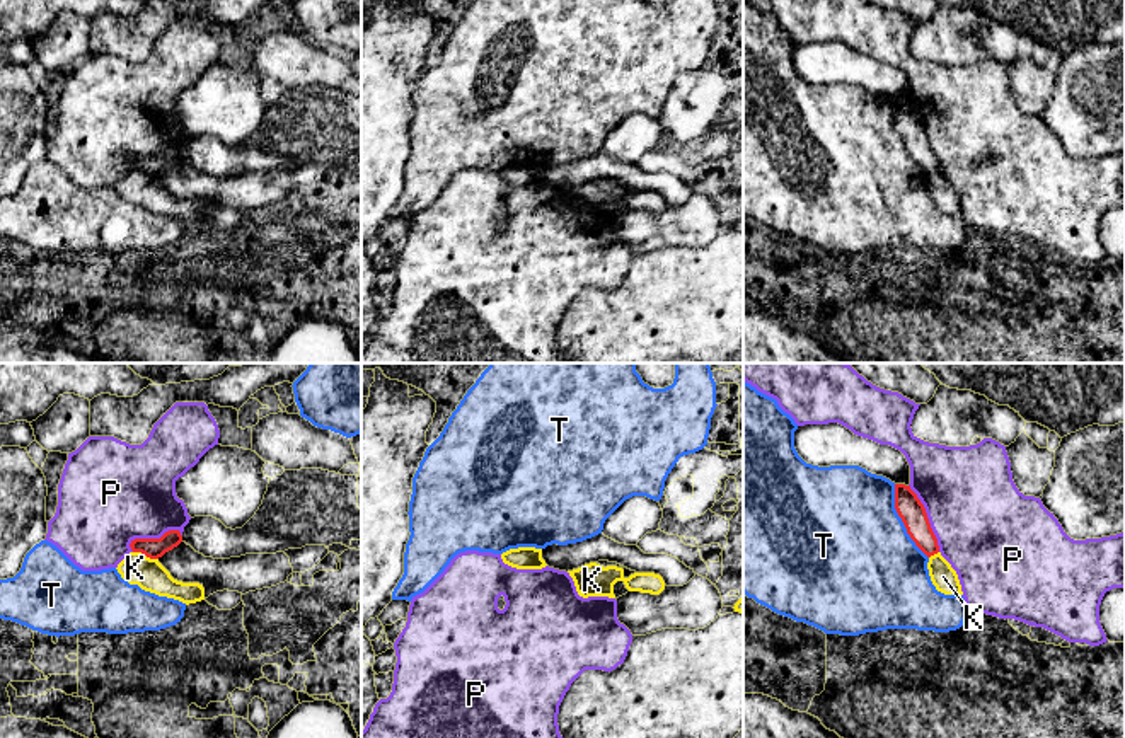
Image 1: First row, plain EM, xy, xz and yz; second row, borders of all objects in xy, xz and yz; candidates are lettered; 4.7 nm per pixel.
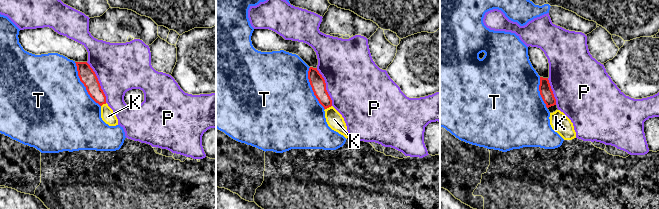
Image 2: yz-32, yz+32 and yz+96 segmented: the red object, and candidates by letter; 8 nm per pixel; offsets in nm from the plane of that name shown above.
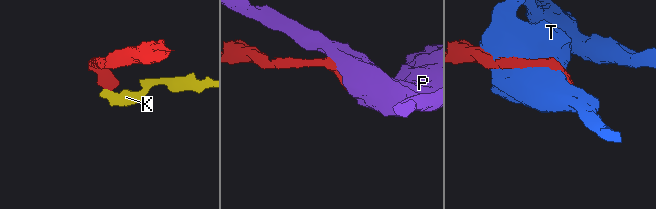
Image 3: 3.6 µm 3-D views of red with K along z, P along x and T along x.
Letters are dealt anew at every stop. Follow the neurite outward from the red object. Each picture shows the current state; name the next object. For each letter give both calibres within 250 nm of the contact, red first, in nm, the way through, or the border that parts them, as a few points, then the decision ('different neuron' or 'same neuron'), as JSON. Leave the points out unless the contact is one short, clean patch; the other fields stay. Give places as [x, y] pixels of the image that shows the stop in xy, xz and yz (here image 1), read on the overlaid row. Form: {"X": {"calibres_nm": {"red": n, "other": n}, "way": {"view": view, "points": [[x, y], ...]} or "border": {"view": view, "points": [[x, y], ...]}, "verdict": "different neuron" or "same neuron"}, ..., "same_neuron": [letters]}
{"K": {"calibres_nm": {"red": 100, "other": 150}, "border": {"view": "xy", "points": [[133, 551], [157, 559]]}, "verdict": "different neuron"}, "P": {"calibres_nm": {"red": 120, "other": 460}, "verdict": "different neuron"}, "T": {"calibres_nm": {"red": 120, "other": 500}, "verdict": "different neuron"}, "same_neuron": []}

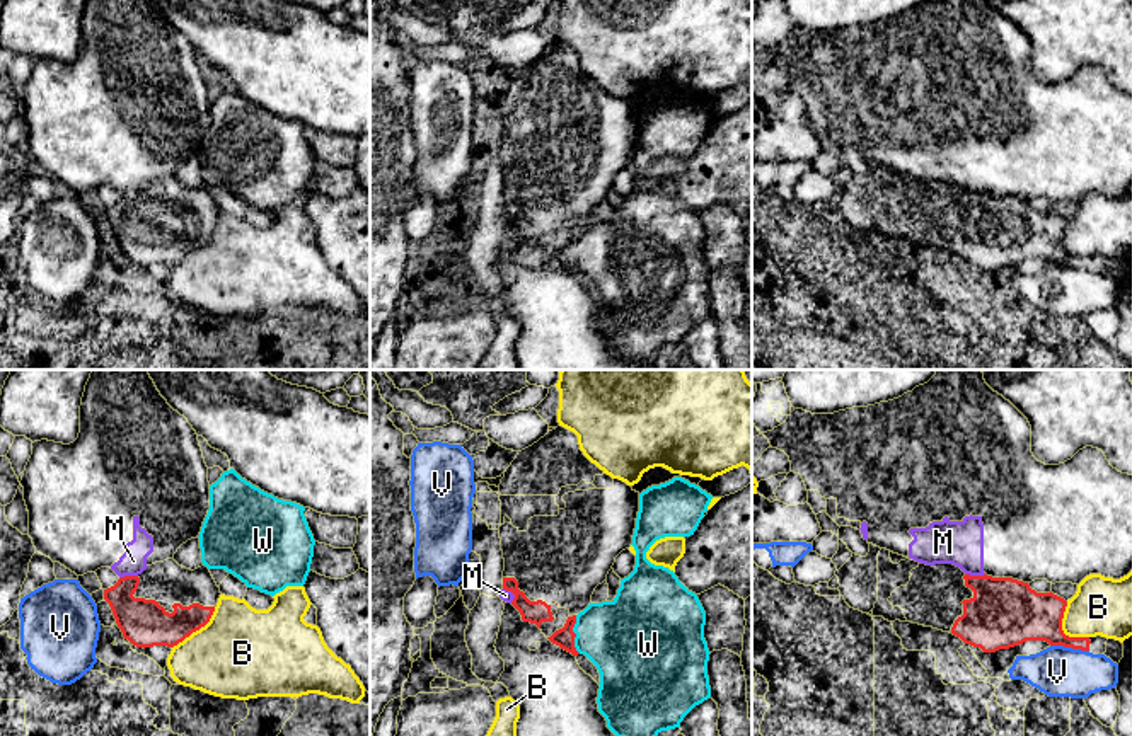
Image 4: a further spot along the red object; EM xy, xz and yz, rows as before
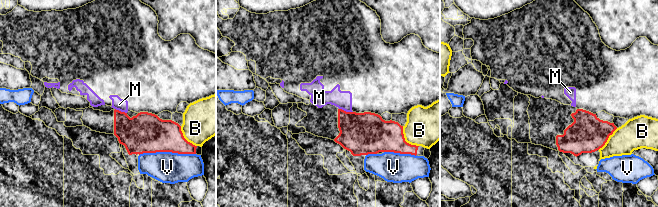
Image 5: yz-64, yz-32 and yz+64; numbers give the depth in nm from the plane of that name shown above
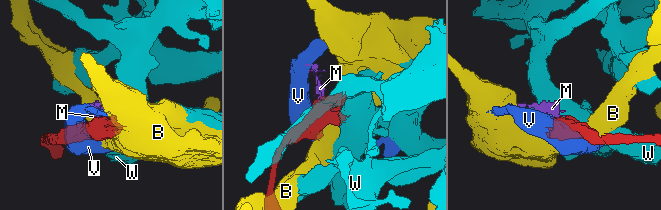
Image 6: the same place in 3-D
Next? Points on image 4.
{"B": {"calibres_nm": {"red": 300, "other": 280}, "verdict": "different neuron"}, "M": {"calibres_nm": {"red": 320, "other": 200}, "border": {"view": "yz", "points": [[965, 573], [984, 574]]}, "verdict": "different neuron"}, "V": {"calibres_nm": {"red": 240, "other": 240}, "verdict": "different neuron"}, "W": {"calibres_nm": {"red": 100, "other": 400}, "verdict": "same neuron"}, "same_neuron": ["W"]}

